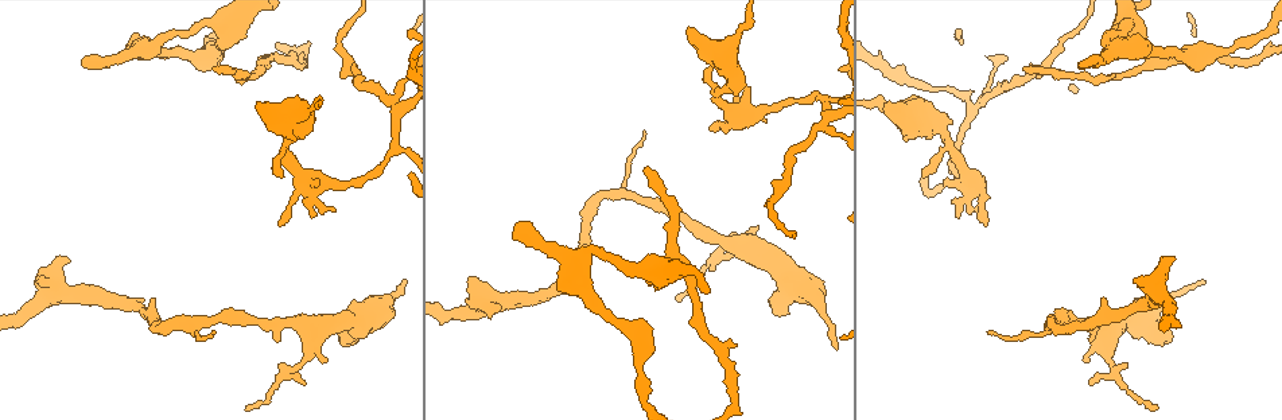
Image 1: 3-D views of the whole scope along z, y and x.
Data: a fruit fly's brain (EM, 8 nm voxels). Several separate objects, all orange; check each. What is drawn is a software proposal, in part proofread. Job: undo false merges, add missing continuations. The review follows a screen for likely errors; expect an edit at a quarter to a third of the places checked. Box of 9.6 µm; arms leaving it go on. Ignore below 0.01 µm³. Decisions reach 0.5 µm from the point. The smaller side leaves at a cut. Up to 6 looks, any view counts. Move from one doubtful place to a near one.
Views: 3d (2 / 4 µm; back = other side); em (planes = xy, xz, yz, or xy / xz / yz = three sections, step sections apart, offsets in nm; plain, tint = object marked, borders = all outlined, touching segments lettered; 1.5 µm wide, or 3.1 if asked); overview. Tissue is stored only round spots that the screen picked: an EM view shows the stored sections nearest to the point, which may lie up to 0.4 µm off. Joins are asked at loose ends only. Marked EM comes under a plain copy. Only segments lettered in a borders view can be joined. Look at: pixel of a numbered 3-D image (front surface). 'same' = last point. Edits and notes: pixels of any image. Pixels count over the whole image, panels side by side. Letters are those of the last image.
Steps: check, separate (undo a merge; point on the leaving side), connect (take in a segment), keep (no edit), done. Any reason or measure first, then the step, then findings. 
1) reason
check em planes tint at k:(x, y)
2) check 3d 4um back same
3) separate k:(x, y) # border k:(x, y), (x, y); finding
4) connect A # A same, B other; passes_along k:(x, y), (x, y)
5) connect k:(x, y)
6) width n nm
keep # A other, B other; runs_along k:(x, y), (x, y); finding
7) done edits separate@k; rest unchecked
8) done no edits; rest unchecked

check em planes borders at 1:(85, 63)

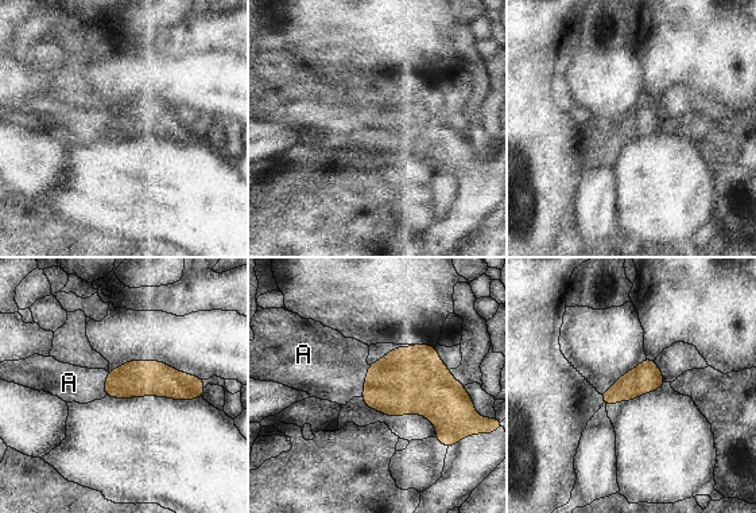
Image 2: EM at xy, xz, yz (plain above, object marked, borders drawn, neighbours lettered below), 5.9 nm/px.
longest_contact A 200 nm
connect A # A same; passes_along 2:(407, 380), (365, 381), (329, 366); it goes on there

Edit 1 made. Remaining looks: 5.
check overview

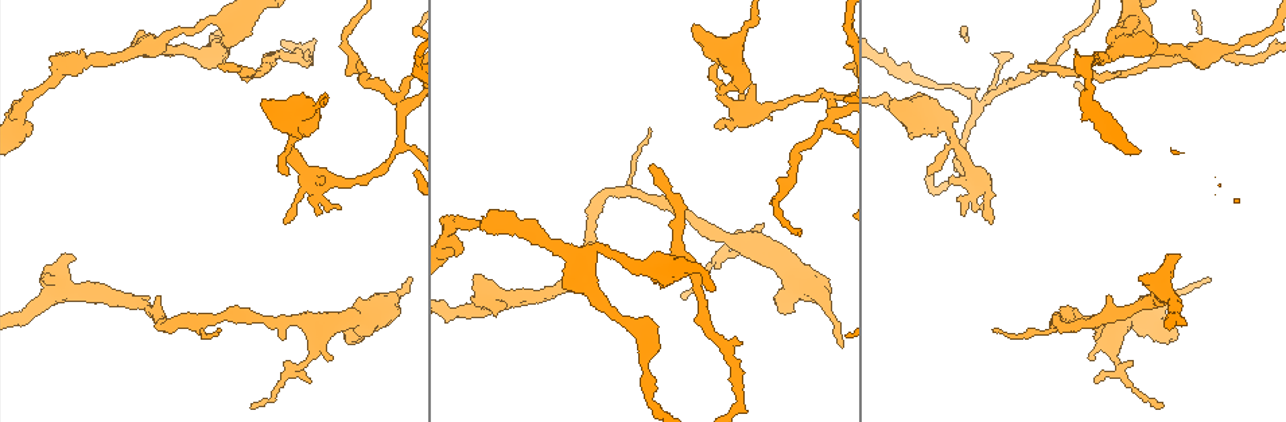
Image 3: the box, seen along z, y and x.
check 3d 4um at 3:(201, 323)

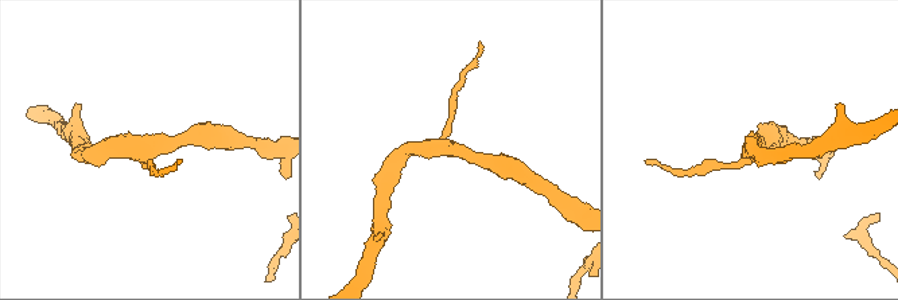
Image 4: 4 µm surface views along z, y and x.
check em yz step 4 borders at 4:(450, 148)

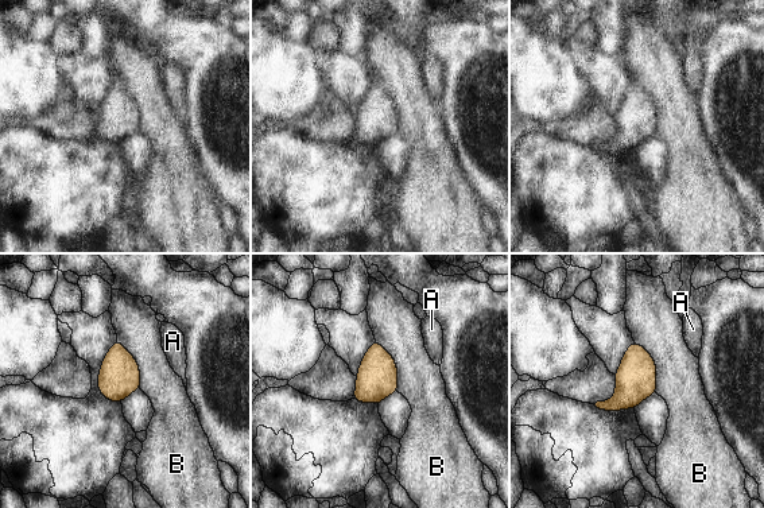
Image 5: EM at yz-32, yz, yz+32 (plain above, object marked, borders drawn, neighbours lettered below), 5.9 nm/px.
another direction
check em planes borders same

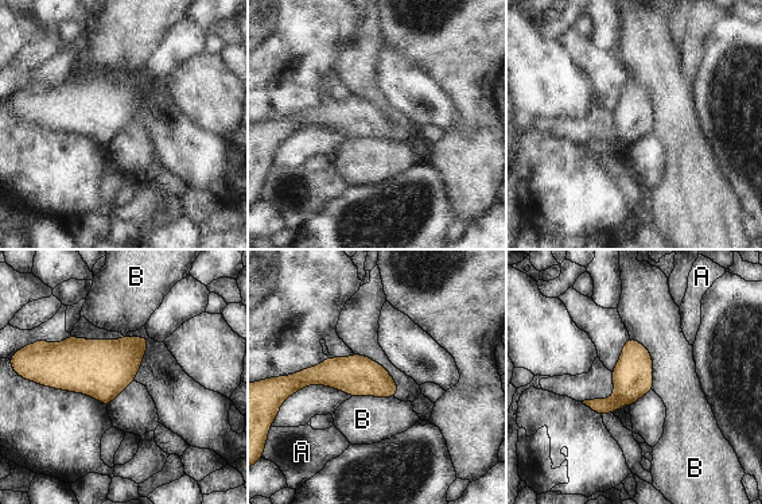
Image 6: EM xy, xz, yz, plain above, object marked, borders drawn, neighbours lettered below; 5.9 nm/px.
keep # A other, B other; border 6:(630, 336), (649, 352), (653, 390); continuous, no second neuron

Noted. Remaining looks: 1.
done edits connect@2; rest unchecked

